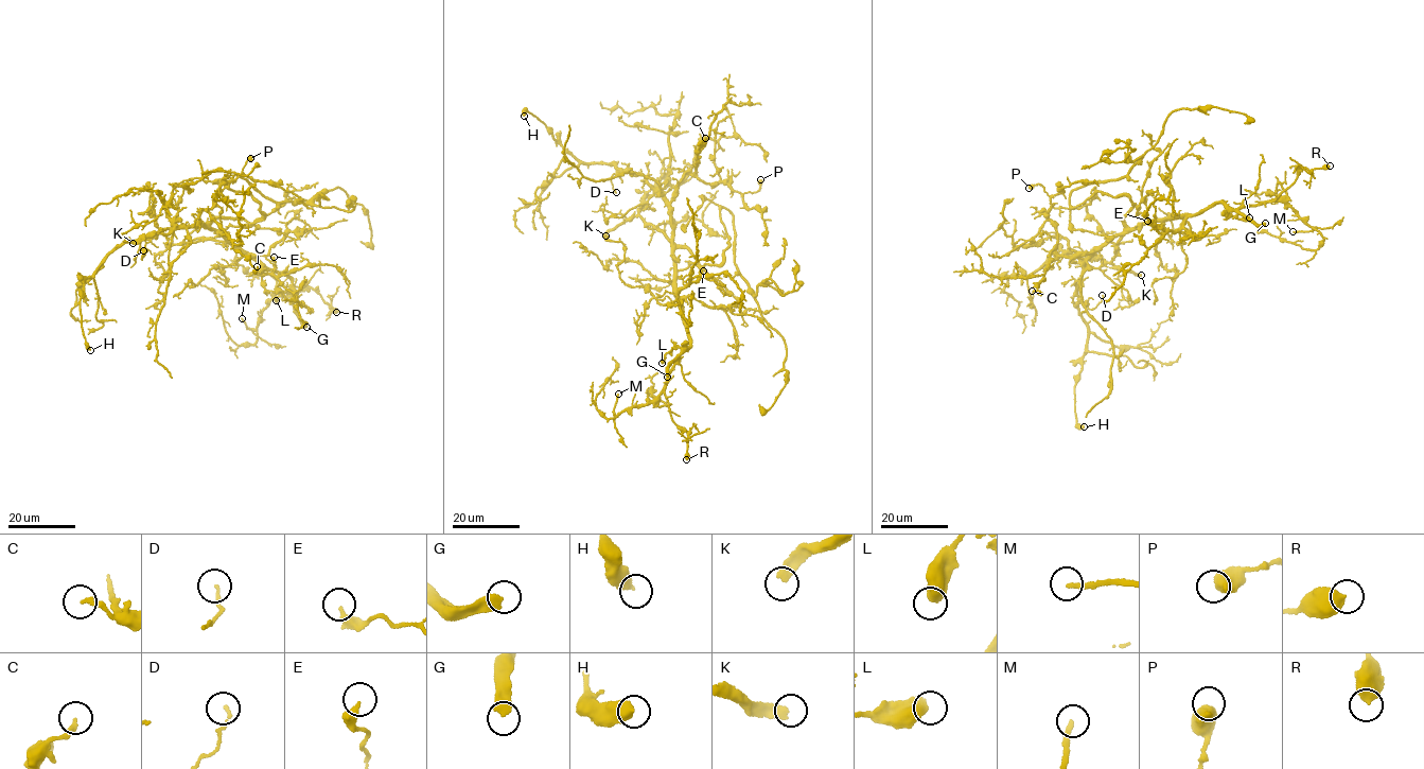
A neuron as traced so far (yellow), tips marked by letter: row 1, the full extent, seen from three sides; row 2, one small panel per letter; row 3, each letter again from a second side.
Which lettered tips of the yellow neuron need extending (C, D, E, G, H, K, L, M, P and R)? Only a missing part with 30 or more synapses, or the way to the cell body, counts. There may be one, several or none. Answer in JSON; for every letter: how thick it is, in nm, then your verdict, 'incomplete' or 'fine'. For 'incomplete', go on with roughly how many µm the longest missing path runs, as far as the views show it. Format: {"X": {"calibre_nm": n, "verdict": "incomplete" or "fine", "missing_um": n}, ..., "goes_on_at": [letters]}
{"C": {"calibre_nm": 190, "verdict": "fine"}, "D": {"calibre_nm": 120, "verdict": "fine"}, "E": {"calibre_nm": 360, "verdict": "fine"}, "G": {"calibre_nm": 400, "verdict": "incomplete", "missing_um": 160}, "H": {"calibre_nm": 550, "verdict": "fine"}, "K": {"calibre_nm": 340, "verdict": "incomplete", "missing_um": 60}, "L": {"calibre_nm": 600, "verdict": "fine"}, "M": {"calibre_nm": 200, "verdict": "fine"}, "P": {"calibre_nm": 700, "verdict": "fine"}, "R": {"calibre_nm": 600, "verdict": "fine"}, "goes_on_at": ["G", "K"]}

